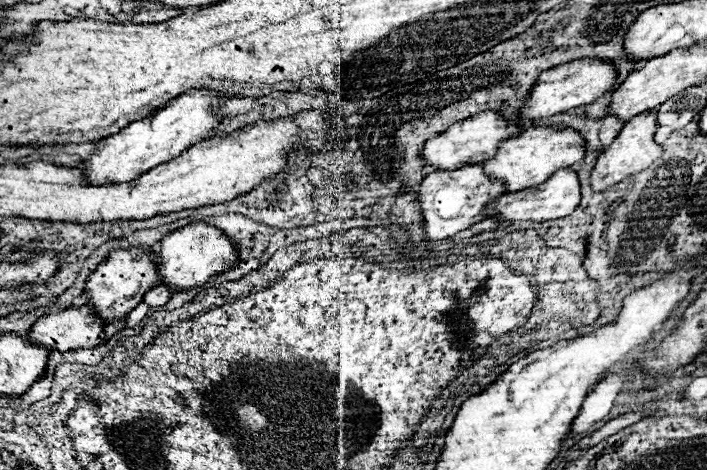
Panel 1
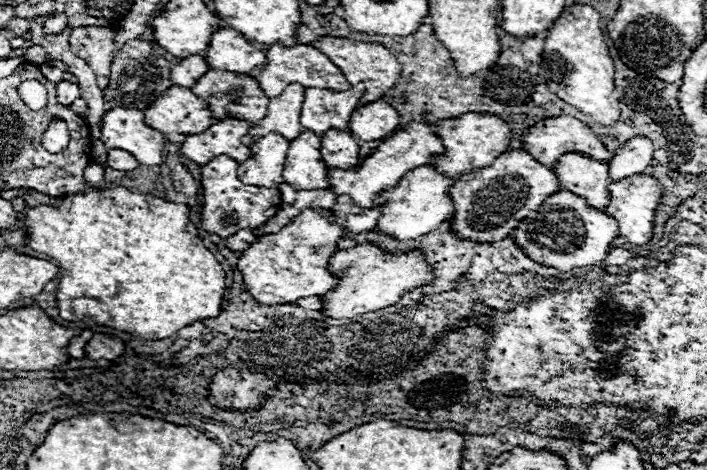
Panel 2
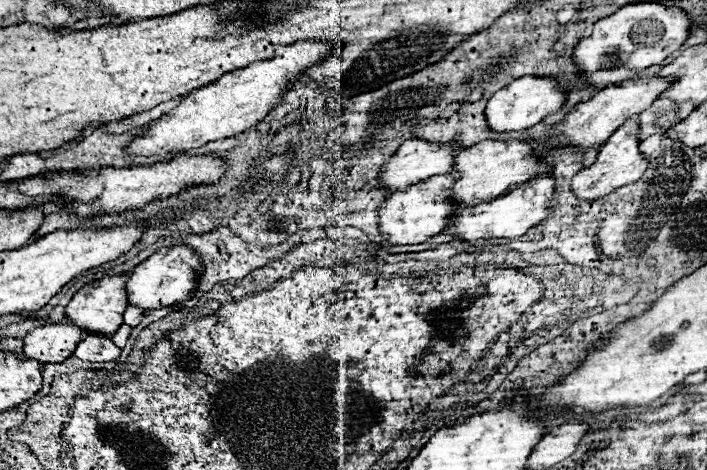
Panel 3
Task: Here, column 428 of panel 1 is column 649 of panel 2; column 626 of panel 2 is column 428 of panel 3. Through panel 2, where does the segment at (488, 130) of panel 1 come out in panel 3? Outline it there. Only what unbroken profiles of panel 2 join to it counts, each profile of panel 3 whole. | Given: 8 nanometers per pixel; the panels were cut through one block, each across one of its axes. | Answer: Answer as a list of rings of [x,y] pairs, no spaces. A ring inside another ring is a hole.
[[[456,138],[450,144],[440,144],[440,142],[426,142],[426,140],[406,140],[398,152],[392,156],[392,160],[382,168],[380,172],[380,180],[382,184],[390,190],[406,190],[412,184],[418,184],[420,180],[426,180],[428,176],[436,176],[436,174],[448,174],[454,168],[454,160],[458,156],[458,152],[462,152],[462,142]]]

